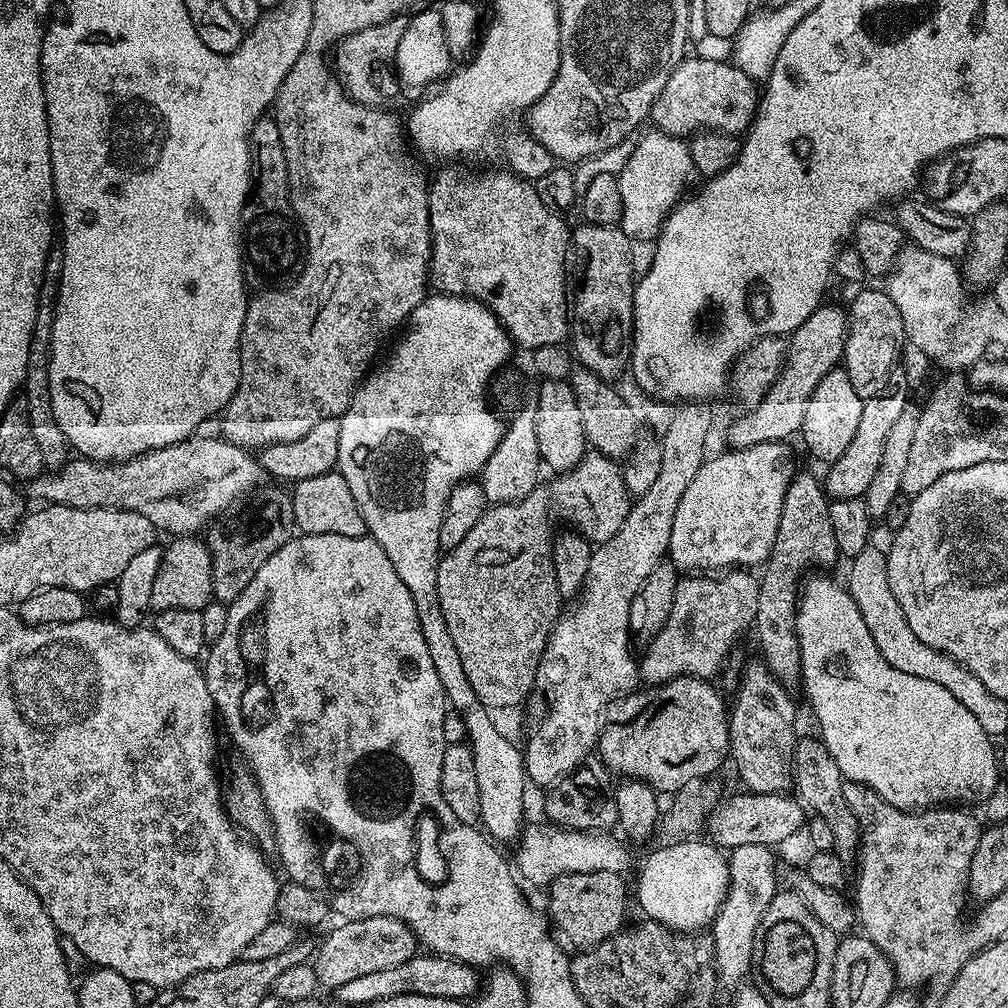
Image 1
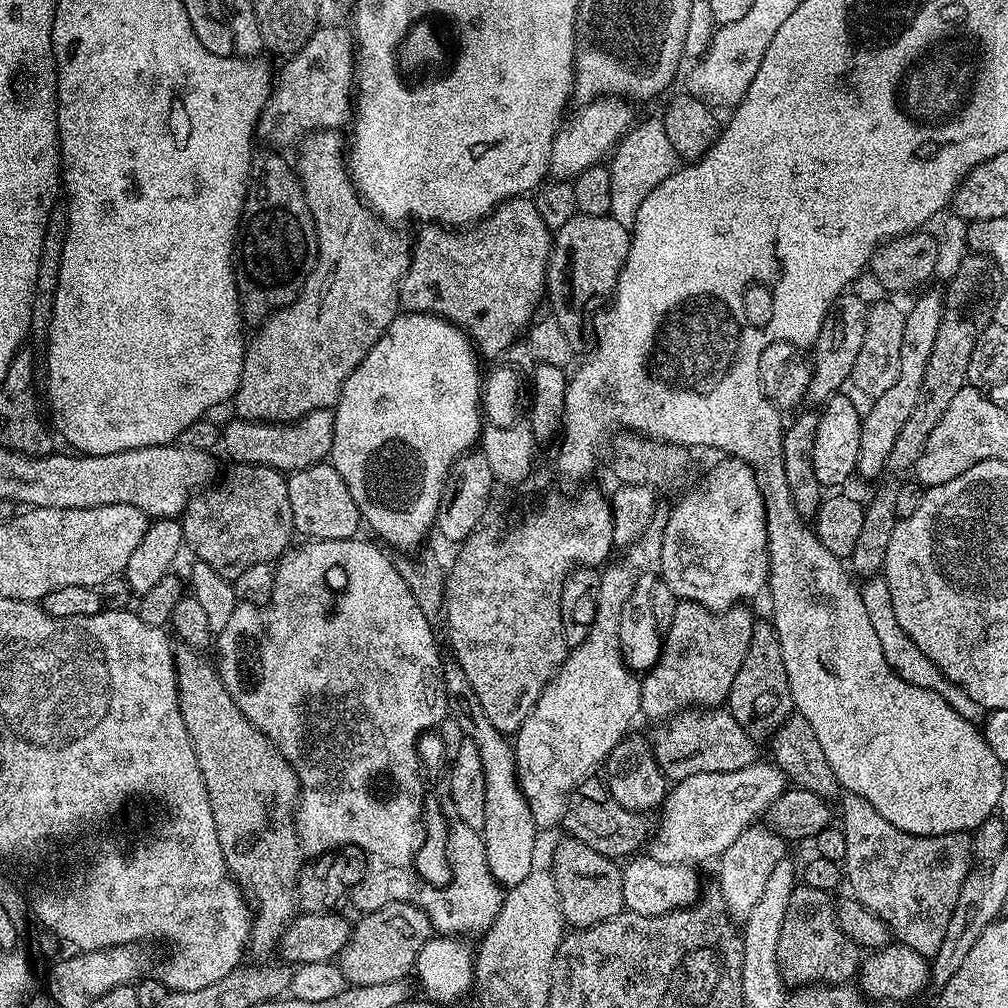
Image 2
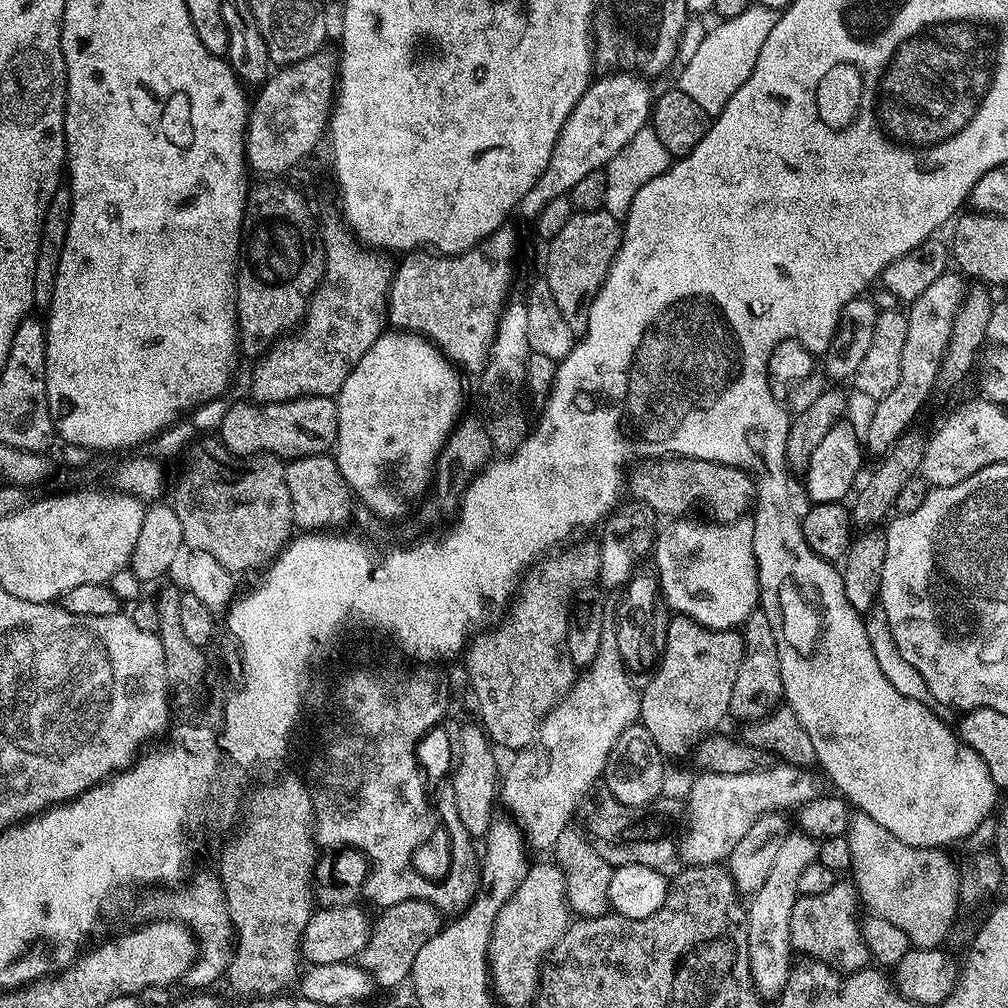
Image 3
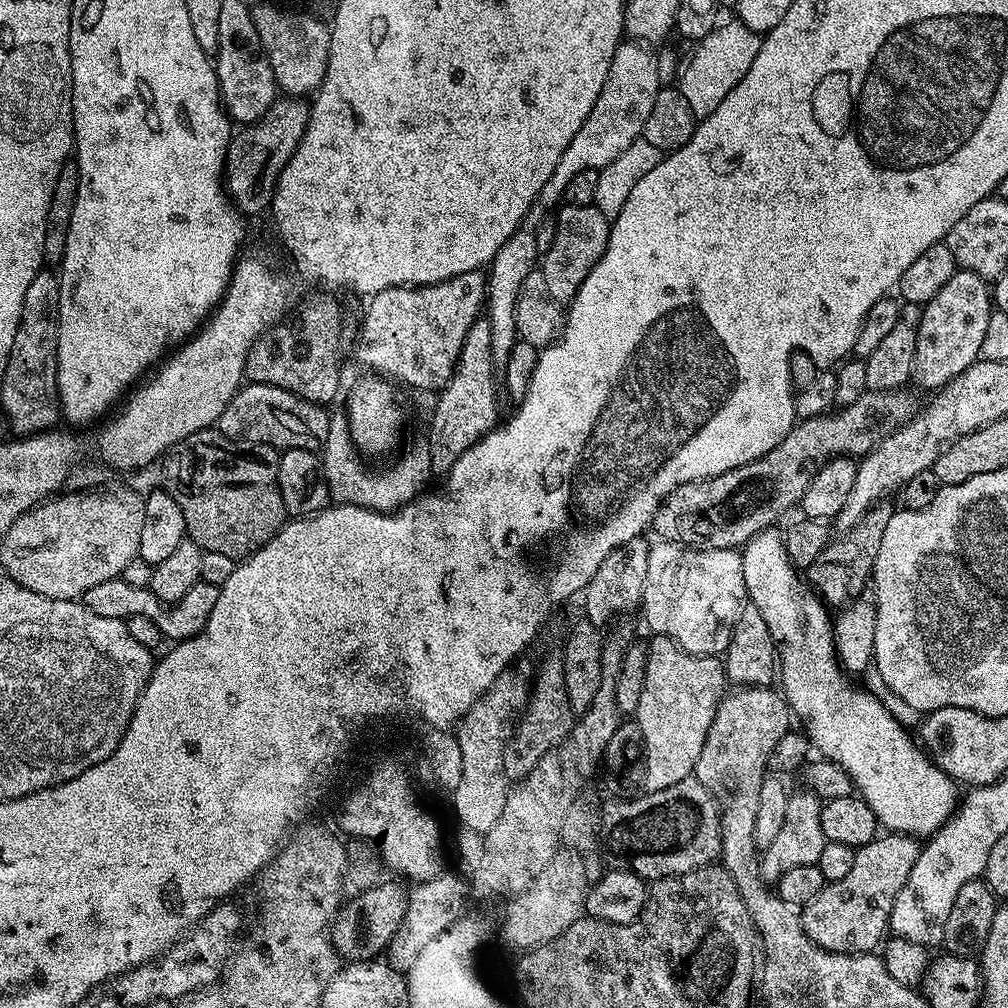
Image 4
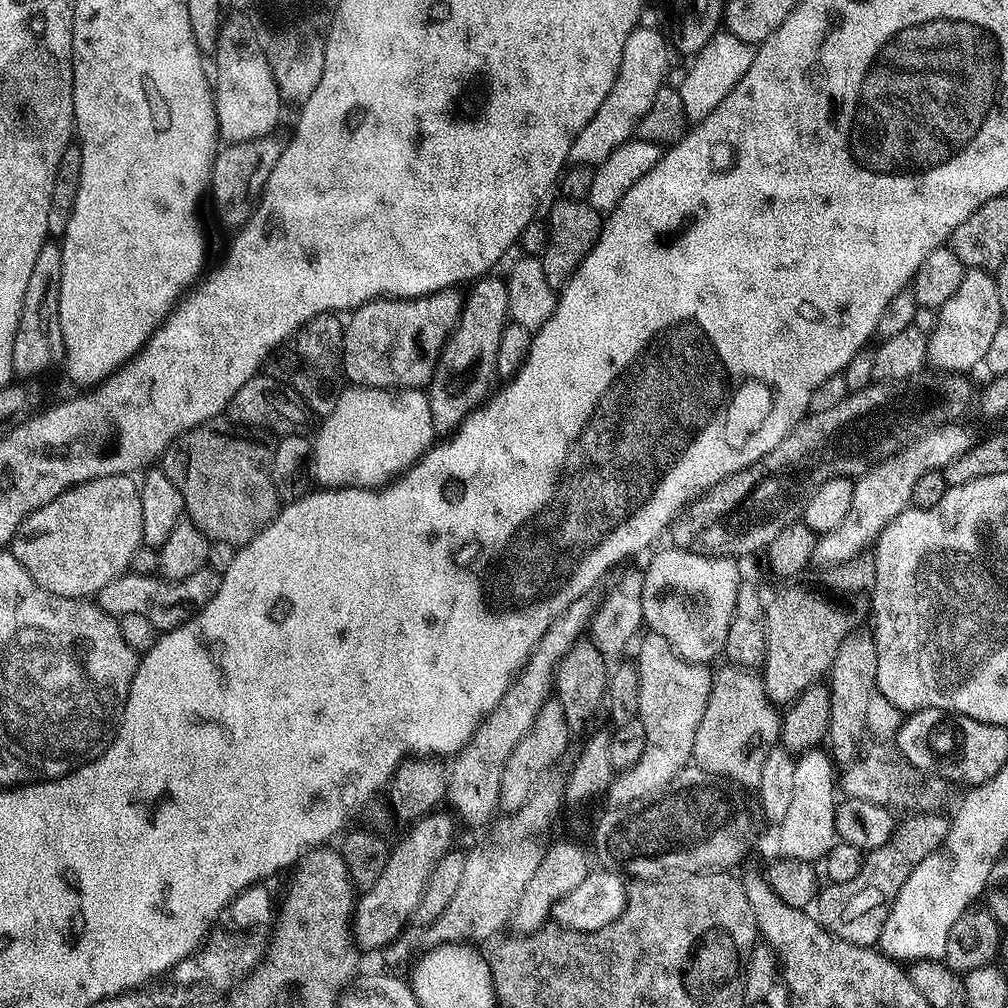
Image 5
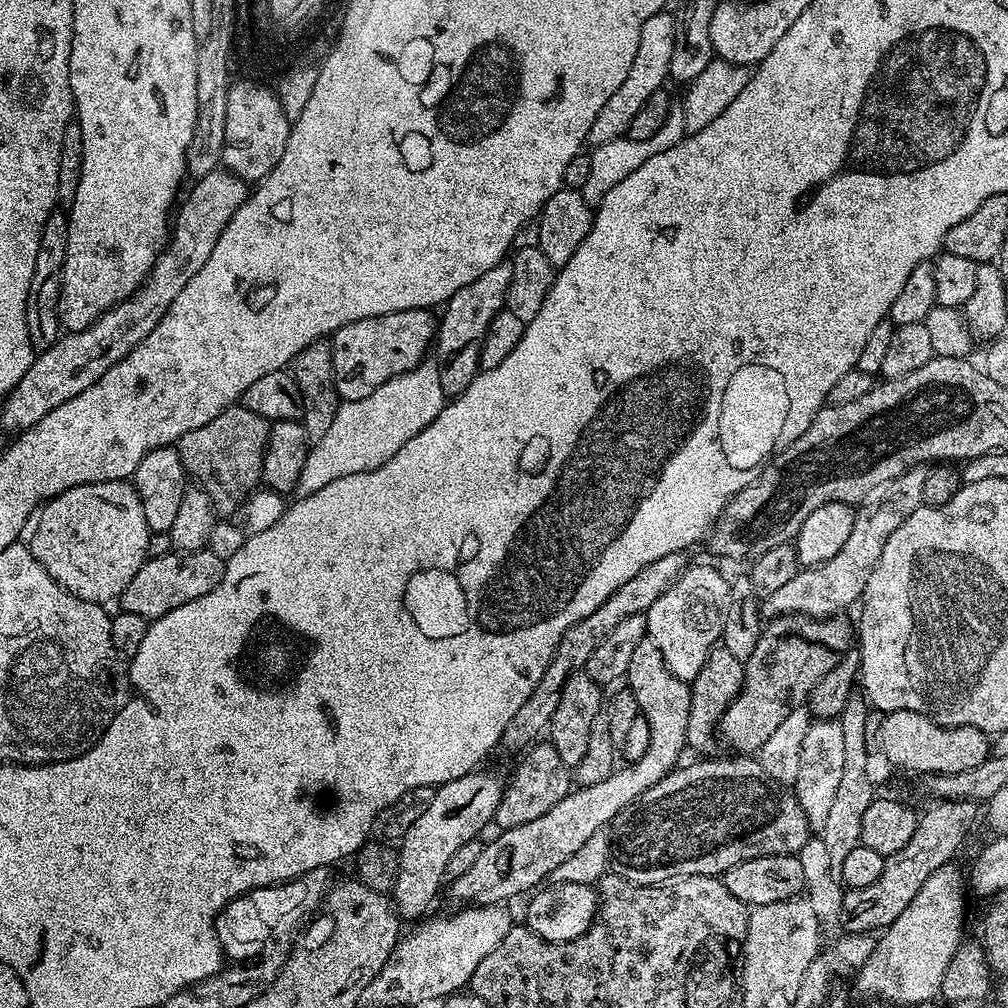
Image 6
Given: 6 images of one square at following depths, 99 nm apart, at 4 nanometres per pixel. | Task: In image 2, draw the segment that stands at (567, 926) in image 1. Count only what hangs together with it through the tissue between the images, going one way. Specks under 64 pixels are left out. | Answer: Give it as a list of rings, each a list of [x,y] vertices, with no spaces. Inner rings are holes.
[[[563,839],[557,842],[552,852],[550,871],[560,891],[560,905],[565,921],[573,929],[589,928],[625,911],[621,865],[613,857],[598,854],[598,850],[586,846],[586,842]]]

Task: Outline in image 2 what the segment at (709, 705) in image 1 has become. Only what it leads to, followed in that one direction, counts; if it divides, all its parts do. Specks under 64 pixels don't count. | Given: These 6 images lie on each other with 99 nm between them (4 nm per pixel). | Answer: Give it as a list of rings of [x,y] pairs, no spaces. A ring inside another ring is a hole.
[[[727,707],[681,710],[667,717],[657,728],[660,729],[656,737],[651,738],[650,745],[658,766],[669,781],[679,782],[694,774],[742,770],[757,763],[753,737],[728,713]]]

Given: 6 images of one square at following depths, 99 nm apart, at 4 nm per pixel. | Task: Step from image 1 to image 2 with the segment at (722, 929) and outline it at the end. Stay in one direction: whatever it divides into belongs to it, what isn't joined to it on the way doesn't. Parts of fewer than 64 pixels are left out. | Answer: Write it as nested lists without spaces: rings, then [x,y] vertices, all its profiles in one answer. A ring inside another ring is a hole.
[[[753,826],[748,828],[726,850],[719,856],[720,881],[718,887],[722,898],[726,902],[726,910],[733,921],[742,922],[754,910],[758,903],[758,898],[762,898],[762,890],[766,890],[766,881],[770,879],[770,874],[774,871],[774,866],[778,866],[780,860],[785,859],[786,841],[784,837],[773,832],[771,827]]]

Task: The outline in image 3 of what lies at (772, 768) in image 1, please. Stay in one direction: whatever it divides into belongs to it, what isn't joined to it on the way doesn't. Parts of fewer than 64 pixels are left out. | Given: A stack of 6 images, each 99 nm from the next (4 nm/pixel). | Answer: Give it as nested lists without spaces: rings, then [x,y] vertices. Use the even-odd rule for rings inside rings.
[[[757,610],[745,618],[742,625],[744,657],[738,666],[738,678],[734,678],[734,694],[730,694],[729,713],[743,722],[754,722],[773,711],[781,703],[784,695],[782,673],[779,669],[778,646],[774,631],[770,628],[766,614]]]

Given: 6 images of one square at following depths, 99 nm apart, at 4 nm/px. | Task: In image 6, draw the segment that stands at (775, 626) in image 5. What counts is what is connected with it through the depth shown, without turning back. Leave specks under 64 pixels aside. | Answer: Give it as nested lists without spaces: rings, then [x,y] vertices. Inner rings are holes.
[[[768,632],[761,633],[758,646],[745,660],[743,686],[718,725],[721,739],[724,738],[735,753],[757,753],[779,723],[807,701],[814,685],[837,662],[836,654],[822,654],[823,647],[819,643],[804,640],[796,634],[792,636],[778,638]]]

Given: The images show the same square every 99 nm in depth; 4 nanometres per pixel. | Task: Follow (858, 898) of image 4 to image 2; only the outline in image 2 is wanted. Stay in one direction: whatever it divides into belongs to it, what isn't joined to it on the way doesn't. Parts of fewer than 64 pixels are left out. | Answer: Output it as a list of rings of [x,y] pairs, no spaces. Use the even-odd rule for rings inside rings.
[[[803,886],[790,894],[780,939],[780,972],[789,985],[847,984],[860,971],[862,949],[840,928],[832,899],[827,892]]]

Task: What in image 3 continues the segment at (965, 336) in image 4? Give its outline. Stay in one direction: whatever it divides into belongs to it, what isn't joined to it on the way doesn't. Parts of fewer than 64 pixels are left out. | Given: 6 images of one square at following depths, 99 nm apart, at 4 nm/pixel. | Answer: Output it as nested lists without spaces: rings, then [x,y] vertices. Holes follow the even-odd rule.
[[[949,270],[907,305],[908,325],[906,343],[902,349],[902,374],[898,377],[898,386],[894,386],[890,394],[875,401],[873,408],[876,409],[868,420],[868,440],[866,436],[866,448],[869,453],[887,453],[911,429],[908,427],[911,426],[912,419],[919,414],[920,407],[927,402],[928,395],[935,390],[936,384],[938,385],[940,368],[952,338],[952,327],[956,315],[964,305],[964,283],[965,277],[959,271]]]

